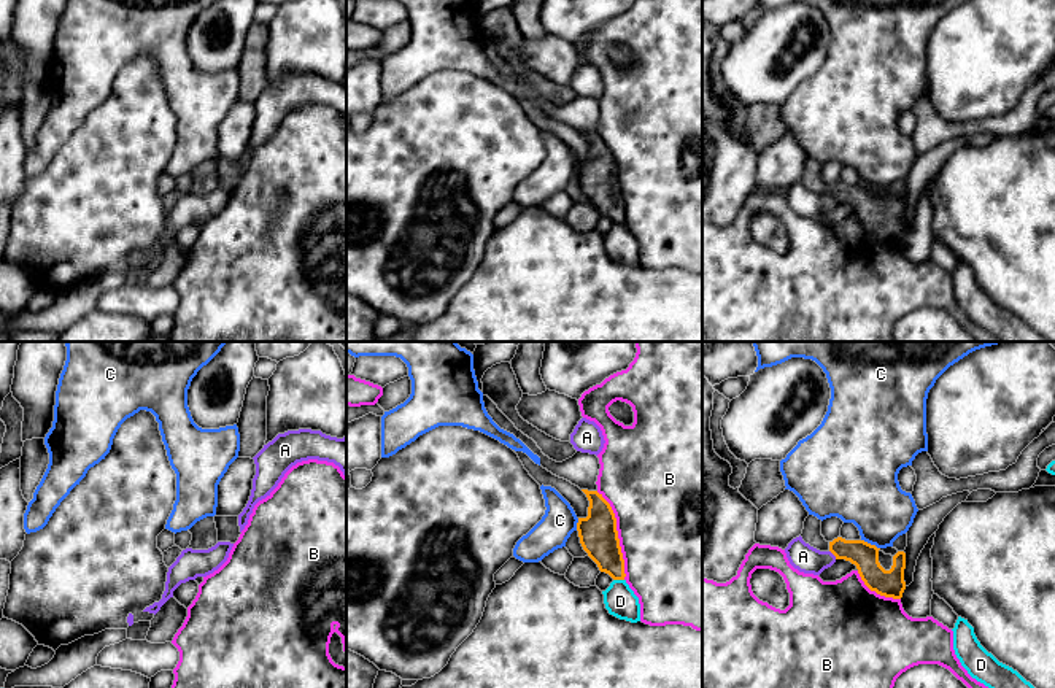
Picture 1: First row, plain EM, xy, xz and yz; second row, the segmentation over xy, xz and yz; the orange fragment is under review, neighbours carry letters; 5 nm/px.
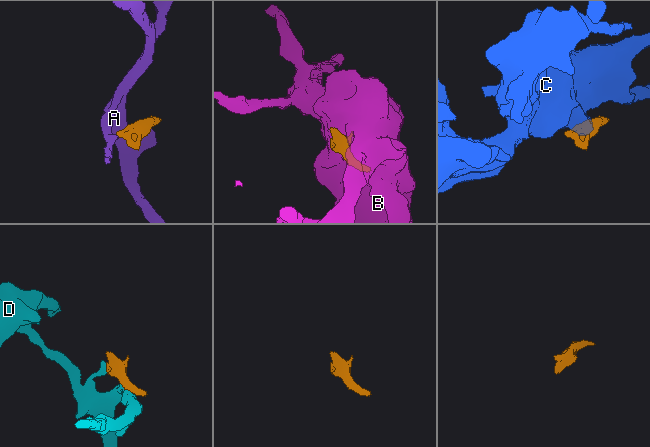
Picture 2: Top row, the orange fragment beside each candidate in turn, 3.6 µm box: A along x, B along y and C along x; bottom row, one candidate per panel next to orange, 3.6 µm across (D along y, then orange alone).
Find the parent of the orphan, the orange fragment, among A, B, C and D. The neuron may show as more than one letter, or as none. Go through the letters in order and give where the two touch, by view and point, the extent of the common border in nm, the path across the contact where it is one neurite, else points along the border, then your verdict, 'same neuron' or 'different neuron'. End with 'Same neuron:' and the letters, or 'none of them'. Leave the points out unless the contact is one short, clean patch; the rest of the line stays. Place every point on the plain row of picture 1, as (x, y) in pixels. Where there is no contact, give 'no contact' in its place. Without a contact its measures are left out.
A: yz (833, 197) | 60 nm | along yz (830, 194), (836, 202) | different neuron
B: xz (617, 180) | 480 nm | different neuron
C: yz (869, 188) | 110 nm | along yz (861, 183), (879, 193) | different neuron
D: xz (618, 223) | 60 nm | different neuron
Same neuron: none of them

